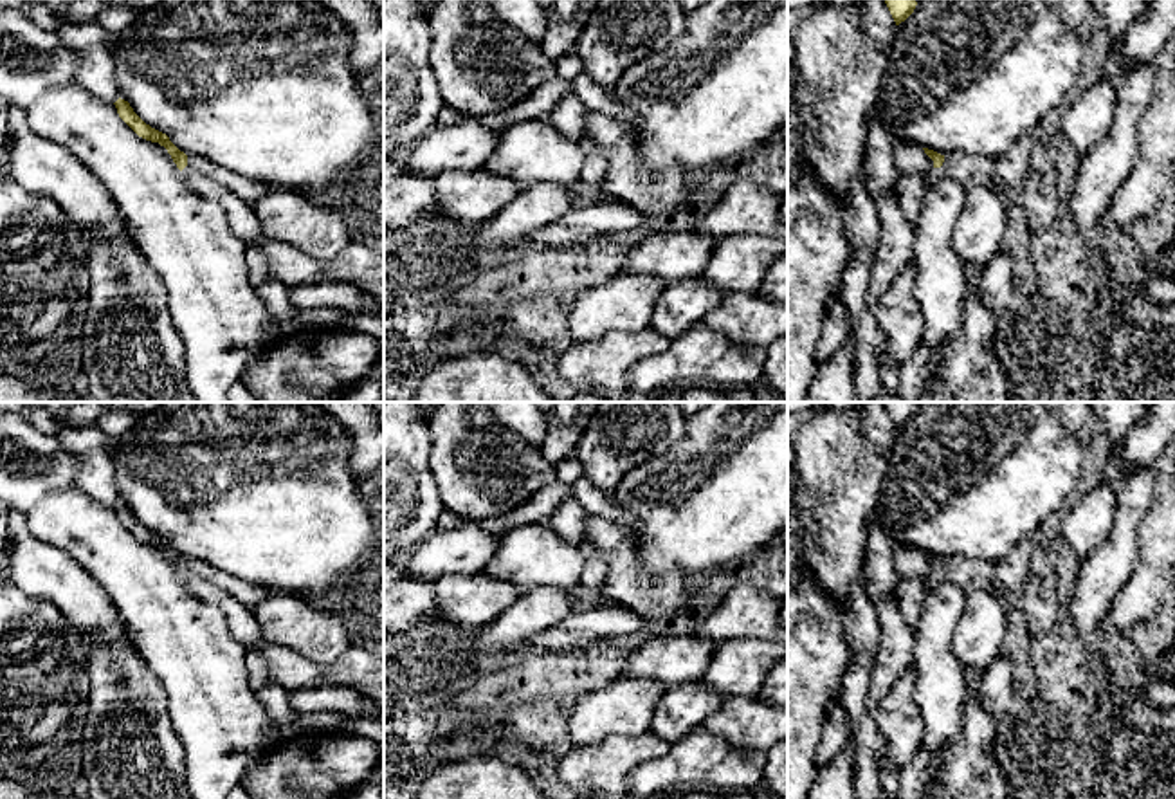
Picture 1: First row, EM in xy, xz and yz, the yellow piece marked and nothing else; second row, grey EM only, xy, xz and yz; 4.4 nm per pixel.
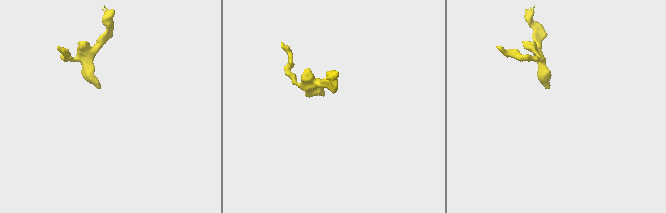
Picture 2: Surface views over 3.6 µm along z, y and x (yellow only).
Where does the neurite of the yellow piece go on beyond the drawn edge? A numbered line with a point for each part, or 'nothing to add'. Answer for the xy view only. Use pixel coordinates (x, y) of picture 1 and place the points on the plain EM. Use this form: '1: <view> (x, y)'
1: xy (361, 670)

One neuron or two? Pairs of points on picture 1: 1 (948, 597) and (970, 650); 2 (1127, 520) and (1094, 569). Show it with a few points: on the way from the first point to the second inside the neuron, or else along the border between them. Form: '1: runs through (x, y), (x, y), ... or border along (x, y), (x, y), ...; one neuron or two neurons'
1: border along (968, 587), (965, 612), (952, 639), (959, 666); two neurons
2: runs through (1125, 532), (1123, 540), (1107, 556); one neuron

